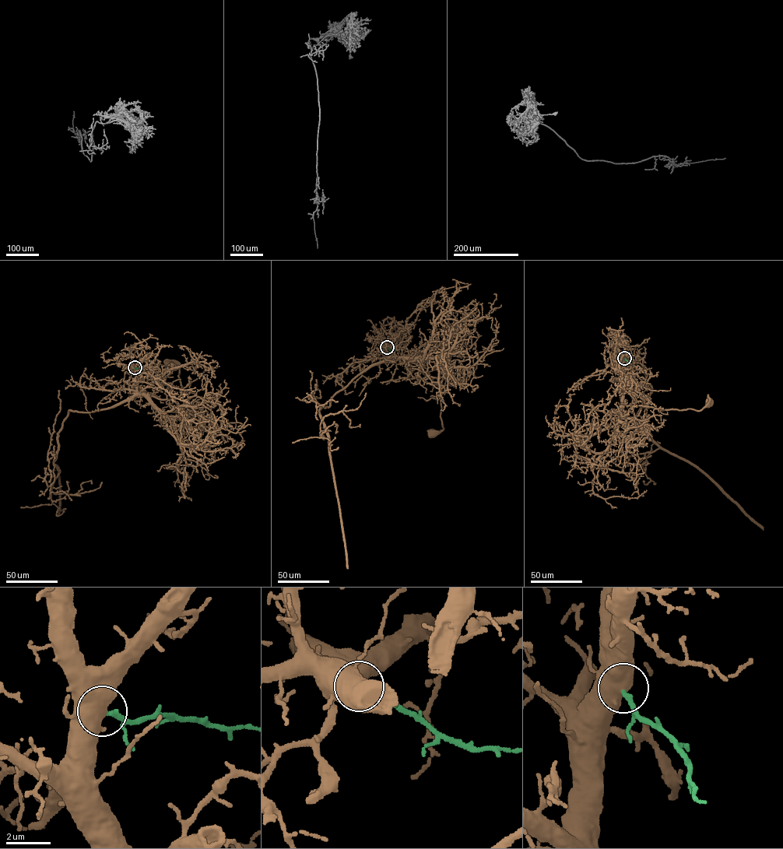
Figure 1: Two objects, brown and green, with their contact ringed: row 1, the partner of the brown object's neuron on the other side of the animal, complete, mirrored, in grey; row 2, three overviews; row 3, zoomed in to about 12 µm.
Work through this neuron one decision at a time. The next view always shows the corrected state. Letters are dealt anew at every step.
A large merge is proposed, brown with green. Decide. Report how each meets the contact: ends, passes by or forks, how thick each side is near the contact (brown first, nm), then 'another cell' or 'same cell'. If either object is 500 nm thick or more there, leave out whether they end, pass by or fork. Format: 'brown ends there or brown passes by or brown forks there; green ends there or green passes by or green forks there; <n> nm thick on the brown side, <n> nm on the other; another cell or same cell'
750 nm thick on the brown side, 220 nm on the other; same cell

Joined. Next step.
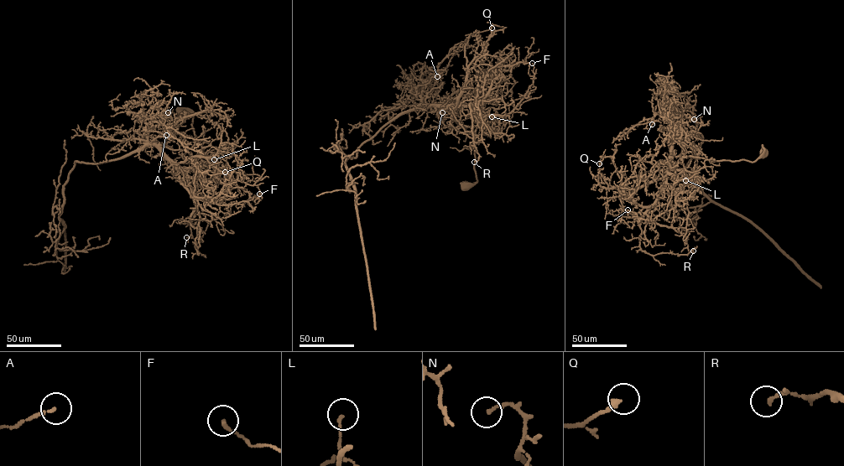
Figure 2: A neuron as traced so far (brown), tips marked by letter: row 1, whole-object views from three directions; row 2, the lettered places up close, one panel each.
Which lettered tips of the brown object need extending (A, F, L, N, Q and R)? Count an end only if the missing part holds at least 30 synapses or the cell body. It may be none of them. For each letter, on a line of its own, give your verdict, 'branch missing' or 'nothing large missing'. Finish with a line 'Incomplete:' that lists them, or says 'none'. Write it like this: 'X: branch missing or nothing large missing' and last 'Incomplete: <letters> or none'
A: nothing large missing
F: nothing large missing
L: nothing large missing
N: nothing large missing
Q: nothing large missing
R: nothing large missing
Incomplete: none

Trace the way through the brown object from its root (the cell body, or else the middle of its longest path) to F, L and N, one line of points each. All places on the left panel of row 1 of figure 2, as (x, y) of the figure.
F: (182, 113), (194, 115), (195, 144), (162, 151), (190, 175), (235, 185), (252, 199), (259, 194)
L: (182, 113), (194, 115), (195, 144), (162, 150), (182, 168), (197, 155), (218, 154), (214, 159)
N: (182, 113), (194, 115), (195, 143), (189, 148), (175, 150), (154, 142), (168, 126), (168, 112)

